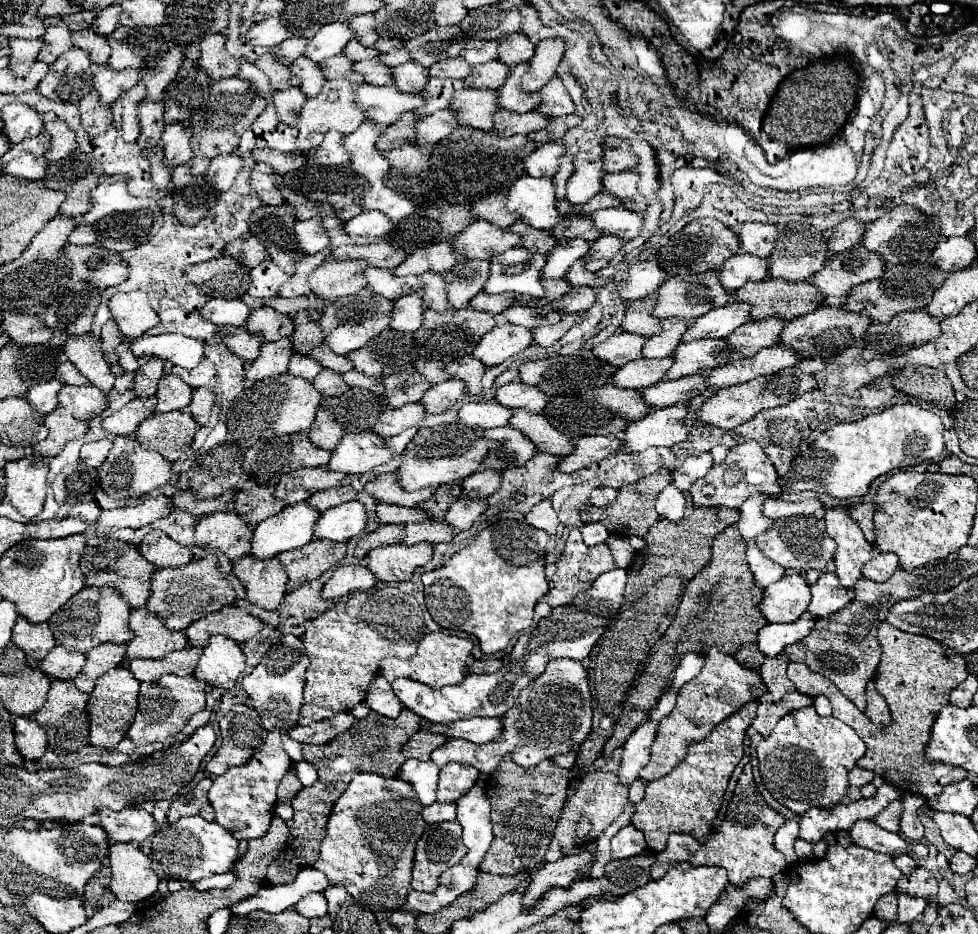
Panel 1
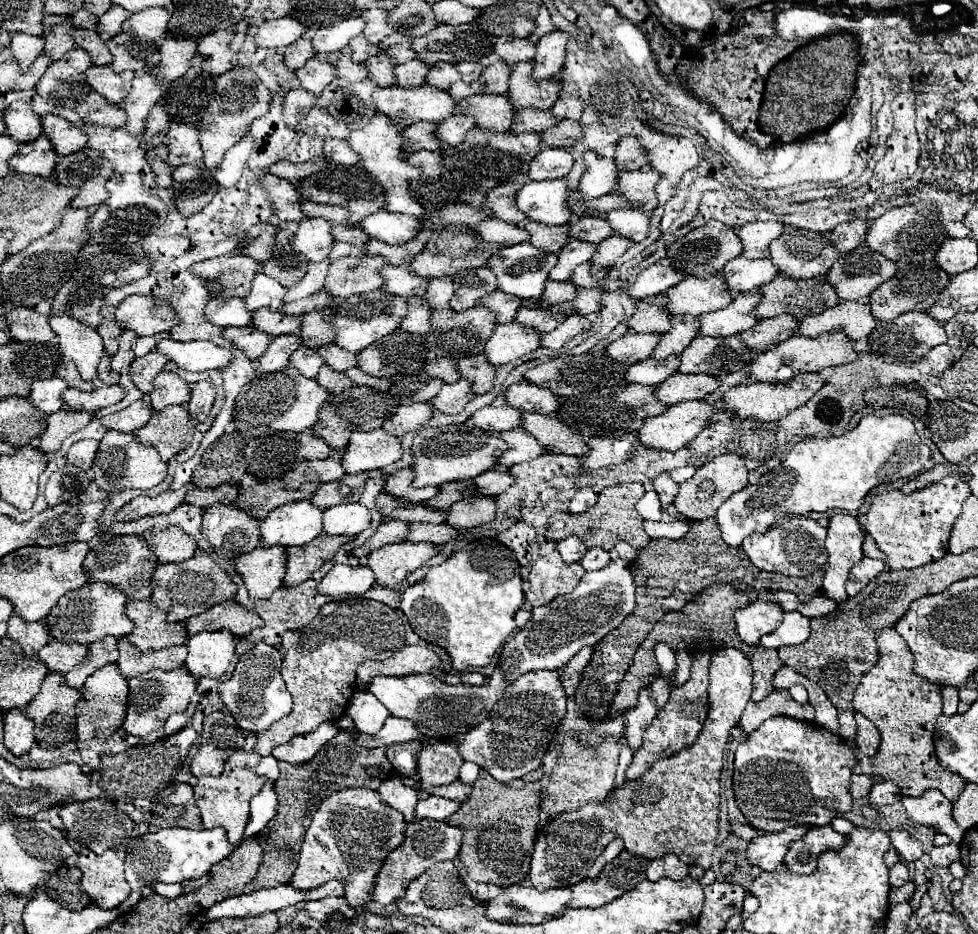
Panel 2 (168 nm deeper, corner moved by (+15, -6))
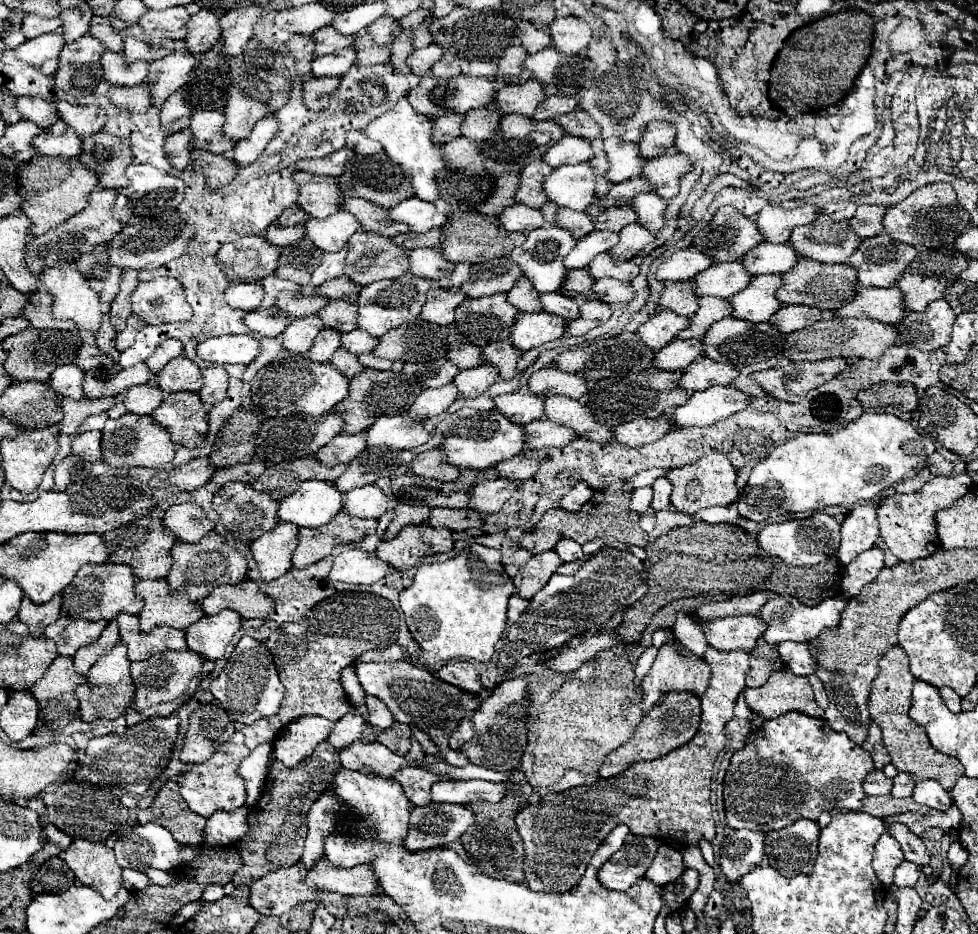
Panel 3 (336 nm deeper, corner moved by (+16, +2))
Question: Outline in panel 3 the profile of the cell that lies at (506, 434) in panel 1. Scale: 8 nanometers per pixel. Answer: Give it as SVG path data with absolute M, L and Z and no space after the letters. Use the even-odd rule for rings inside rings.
M548 418L534 420L524 426L526 432L526 442L530 448L546 448L546 446L556 446L562 448L576 440L576 432L564 424L556 424Z

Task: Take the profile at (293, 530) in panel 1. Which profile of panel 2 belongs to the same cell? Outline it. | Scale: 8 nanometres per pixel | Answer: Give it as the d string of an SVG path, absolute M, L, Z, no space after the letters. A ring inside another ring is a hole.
M309 500L285 504L261 520L261 546L303 546L321 532L323 510Z

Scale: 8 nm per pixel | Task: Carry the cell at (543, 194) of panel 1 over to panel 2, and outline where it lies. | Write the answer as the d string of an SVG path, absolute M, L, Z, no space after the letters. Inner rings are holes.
M563 178L545 182L527 182L515 194L515 206L529 220L559 226L571 222L573 214L567 208L567 182Z

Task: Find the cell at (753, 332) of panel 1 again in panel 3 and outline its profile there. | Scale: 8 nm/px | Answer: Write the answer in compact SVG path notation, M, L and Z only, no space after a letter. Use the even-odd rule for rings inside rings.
M788 305L770 318L770 324L778 326L781 332L789 334L810 326L820 318L821 311L818 308L807 305Z

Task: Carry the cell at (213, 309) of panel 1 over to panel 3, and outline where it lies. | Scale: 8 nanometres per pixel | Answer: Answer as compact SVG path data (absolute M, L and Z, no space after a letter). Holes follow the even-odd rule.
M240 282L240 284L232 284L224 292L224 296L232 308L250 312L260 308L260 302L264 300L264 288L260 282Z

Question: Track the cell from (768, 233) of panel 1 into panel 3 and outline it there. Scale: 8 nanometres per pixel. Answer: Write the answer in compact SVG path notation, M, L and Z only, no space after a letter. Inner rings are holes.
M806 204L794 210L786 210L780 206L766 206L758 214L758 228L766 242L788 242L794 228L812 224L820 212L822 204L818 206Z

